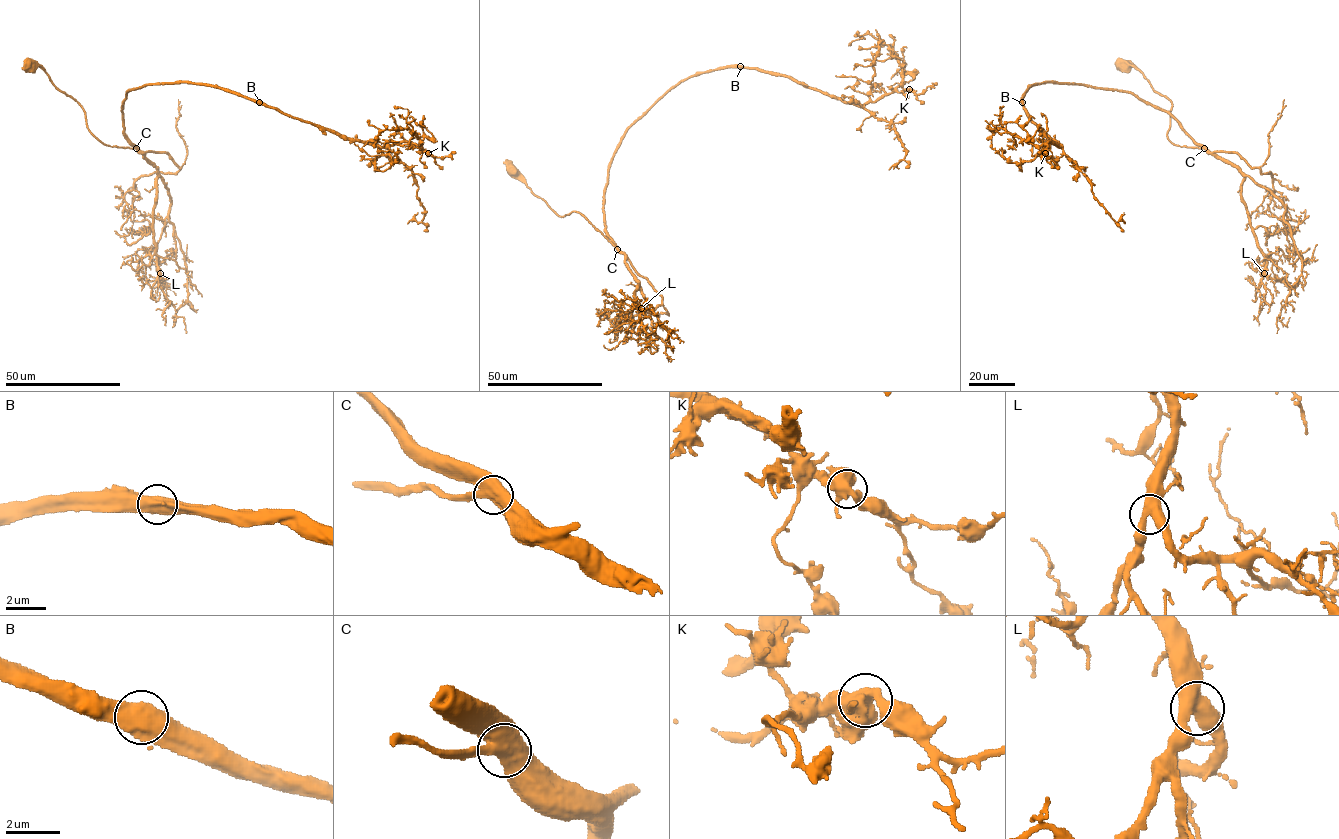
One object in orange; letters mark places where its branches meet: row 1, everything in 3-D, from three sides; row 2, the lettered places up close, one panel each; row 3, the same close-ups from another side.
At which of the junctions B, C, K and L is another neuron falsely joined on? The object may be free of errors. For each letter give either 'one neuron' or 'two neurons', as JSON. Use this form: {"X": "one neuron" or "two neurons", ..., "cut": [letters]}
{"B": "one neuron", "C": "one neuron", "K": "one neuron", "L": "one neuron", "cut": []}

